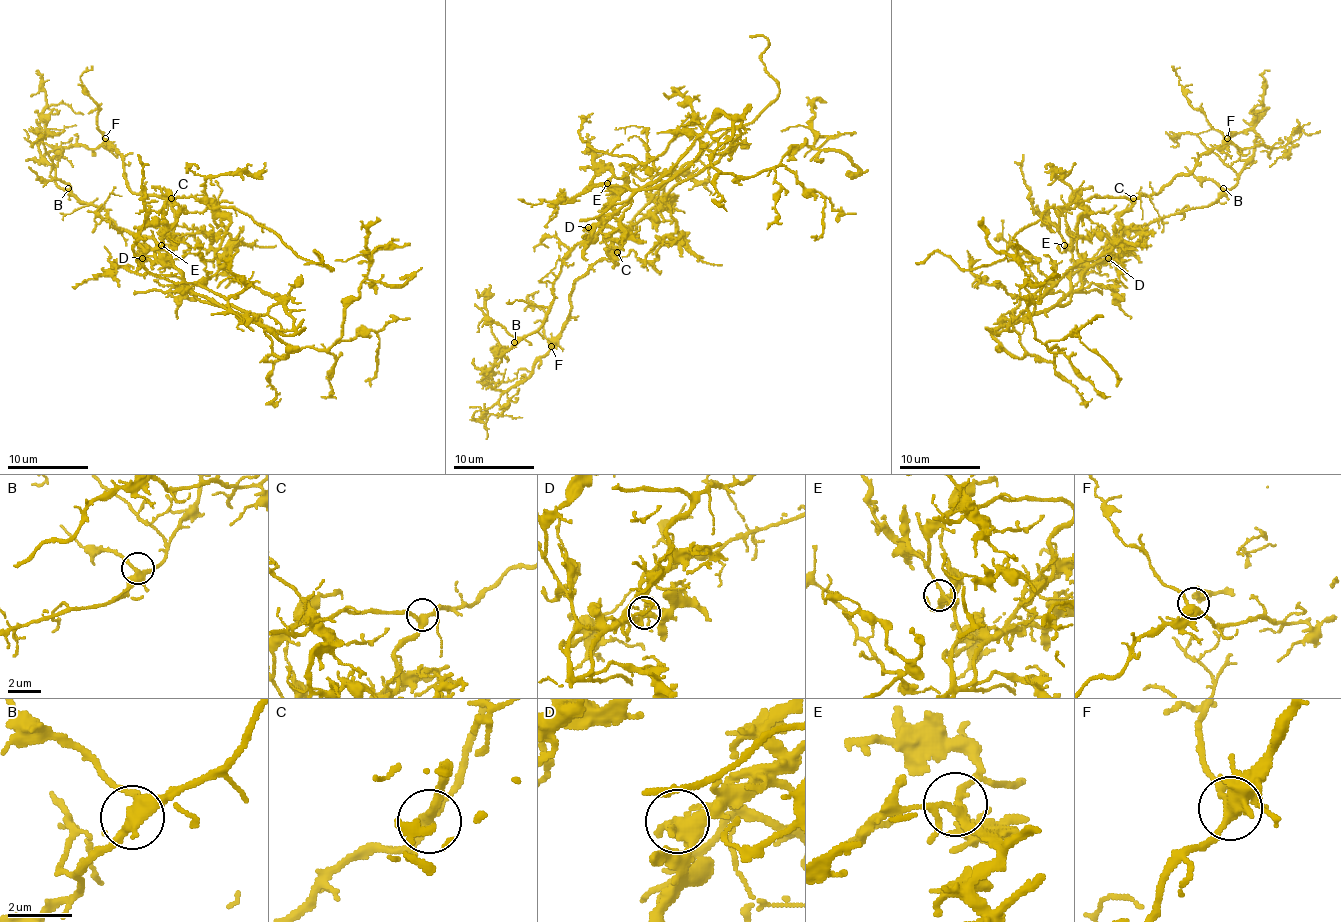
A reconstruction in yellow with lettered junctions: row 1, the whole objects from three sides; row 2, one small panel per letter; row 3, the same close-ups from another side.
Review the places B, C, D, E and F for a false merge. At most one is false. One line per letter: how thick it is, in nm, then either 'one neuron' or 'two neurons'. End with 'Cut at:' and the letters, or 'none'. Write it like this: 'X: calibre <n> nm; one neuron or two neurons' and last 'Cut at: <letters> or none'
B: calibre 340 nm; one neuron
C: calibre 280 nm; one neuron
D: calibre 340 nm; two neurons
E: calibre 220 nm; one neuron
F: calibre 400 nm; one neuron
Cut at: D

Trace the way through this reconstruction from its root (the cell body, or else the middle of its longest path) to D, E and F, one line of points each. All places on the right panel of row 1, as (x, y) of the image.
D: (1076, 291), (1082, 285), (1082, 275), (1094, 263), (1108, 259)
E: (1076, 291), (1070, 281), (1070, 269), (1074, 265), (1072, 253), (1064, 245)
F: (1076, 291), (1082, 275), (1110, 255), (1106, 249), (1121, 232), (1121, 216), (1131, 204), (1187, 174), (1227, 138)

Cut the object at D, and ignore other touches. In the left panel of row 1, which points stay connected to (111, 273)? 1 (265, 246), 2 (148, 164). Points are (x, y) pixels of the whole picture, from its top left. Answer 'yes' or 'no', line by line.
1: yes
2: yes

